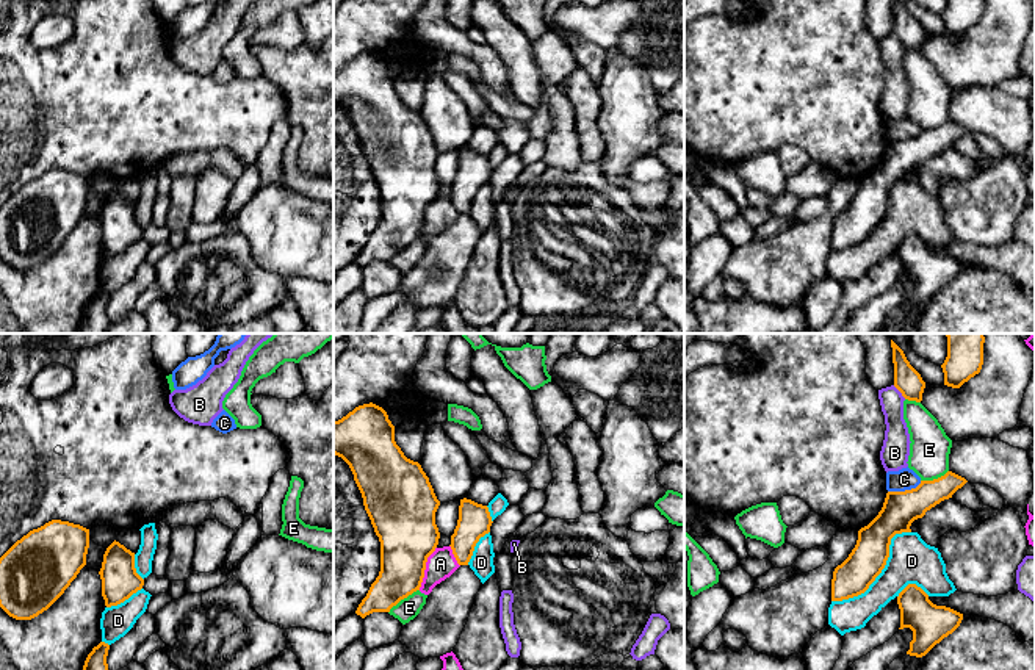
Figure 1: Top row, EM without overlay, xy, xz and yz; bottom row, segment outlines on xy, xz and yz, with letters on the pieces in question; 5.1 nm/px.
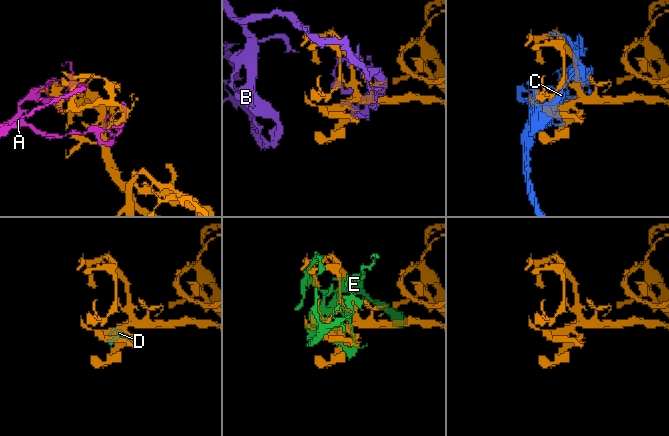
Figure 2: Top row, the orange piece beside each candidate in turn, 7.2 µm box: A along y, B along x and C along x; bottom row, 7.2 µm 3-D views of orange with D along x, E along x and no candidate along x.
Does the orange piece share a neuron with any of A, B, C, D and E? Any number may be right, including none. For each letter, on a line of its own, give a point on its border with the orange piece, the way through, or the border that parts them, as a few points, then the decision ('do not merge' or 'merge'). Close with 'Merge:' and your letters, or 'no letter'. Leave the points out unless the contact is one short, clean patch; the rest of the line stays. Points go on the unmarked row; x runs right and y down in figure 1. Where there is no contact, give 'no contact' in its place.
A: contact xz (425, 218); do not merge
B: contact yz (899, 39); do not merge
C: contact yz (905, 140); do not merge
D: contact yz (880, 221); do not merge
E: contact xz (403, 248); do not merge
Merge: no letter

